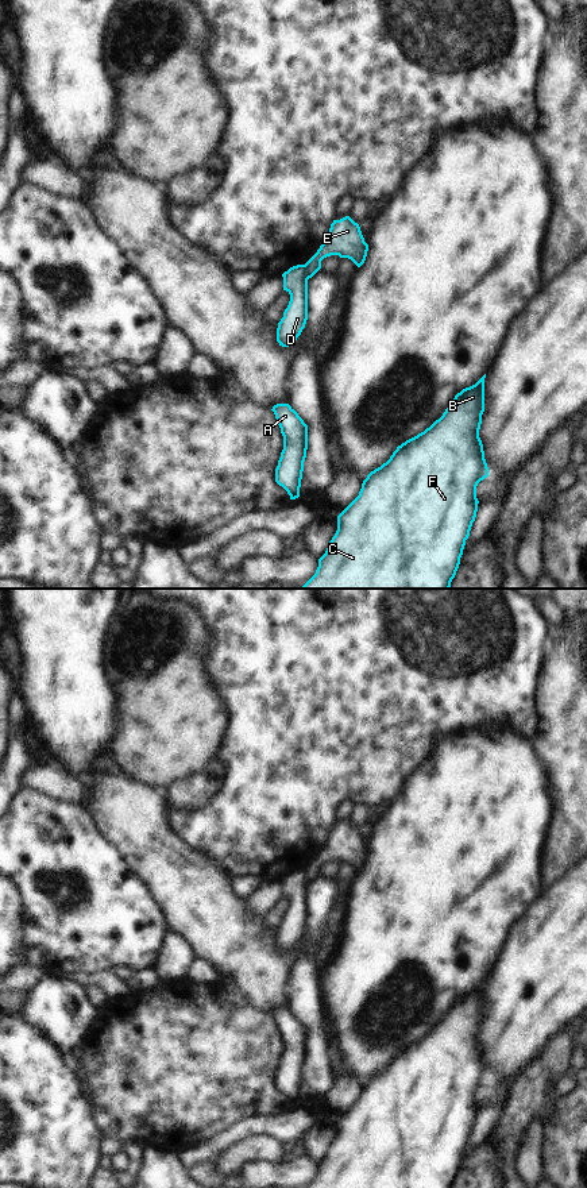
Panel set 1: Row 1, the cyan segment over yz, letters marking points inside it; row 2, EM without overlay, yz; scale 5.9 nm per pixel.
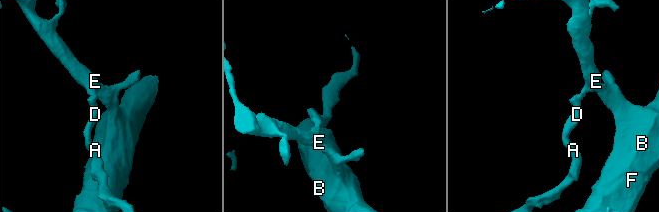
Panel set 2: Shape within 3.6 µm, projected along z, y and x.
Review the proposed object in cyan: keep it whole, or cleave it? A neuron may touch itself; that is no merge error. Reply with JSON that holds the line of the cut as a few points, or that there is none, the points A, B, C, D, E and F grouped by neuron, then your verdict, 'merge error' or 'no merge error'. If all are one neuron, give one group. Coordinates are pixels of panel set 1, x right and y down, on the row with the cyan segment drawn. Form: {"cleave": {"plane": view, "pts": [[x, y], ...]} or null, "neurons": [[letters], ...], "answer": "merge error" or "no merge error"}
{"cleave": {"plane": "yz", "pts": [[302, 265], [306, 280]]}, "neurons": [["A", "D"], ["B", "C", "E", "F"]], "answer": "merge error"}

